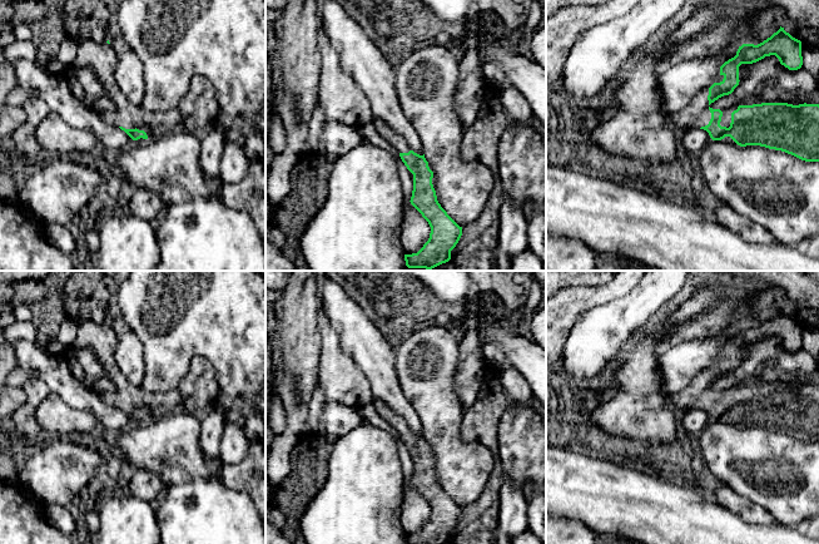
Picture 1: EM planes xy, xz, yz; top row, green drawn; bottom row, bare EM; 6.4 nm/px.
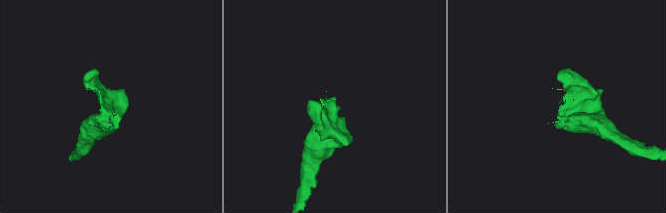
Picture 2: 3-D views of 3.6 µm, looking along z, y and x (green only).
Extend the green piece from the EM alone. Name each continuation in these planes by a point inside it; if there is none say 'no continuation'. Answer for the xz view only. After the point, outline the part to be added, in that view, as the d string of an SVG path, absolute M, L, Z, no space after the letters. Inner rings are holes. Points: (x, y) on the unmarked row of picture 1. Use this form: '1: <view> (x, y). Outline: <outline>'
1: xz (383, 410). Outline: M381 400L373 401L377 414L391 426L393 426L399 434L408 434L411 429L406 424L402 416L399 416L393 409Z

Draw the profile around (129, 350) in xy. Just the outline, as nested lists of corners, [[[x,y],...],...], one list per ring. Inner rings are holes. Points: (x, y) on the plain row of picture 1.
[[[131,330],[118,340],[115,361],[129,384],[133,386],[142,386],[145,374],[143,343]]]

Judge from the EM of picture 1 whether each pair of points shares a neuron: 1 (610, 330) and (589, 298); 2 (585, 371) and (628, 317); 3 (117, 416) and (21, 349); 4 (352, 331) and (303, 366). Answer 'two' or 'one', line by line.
1: two
2: one
3: one
4: two

